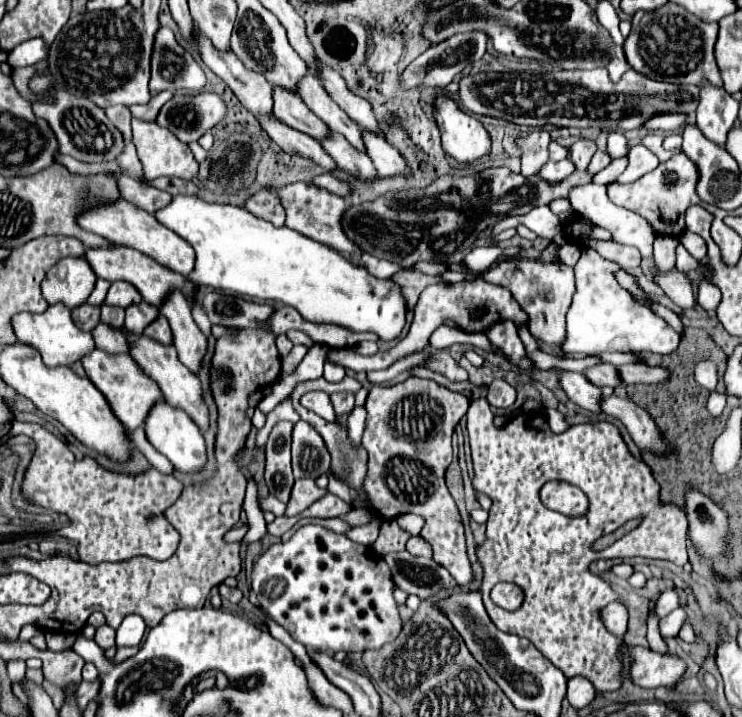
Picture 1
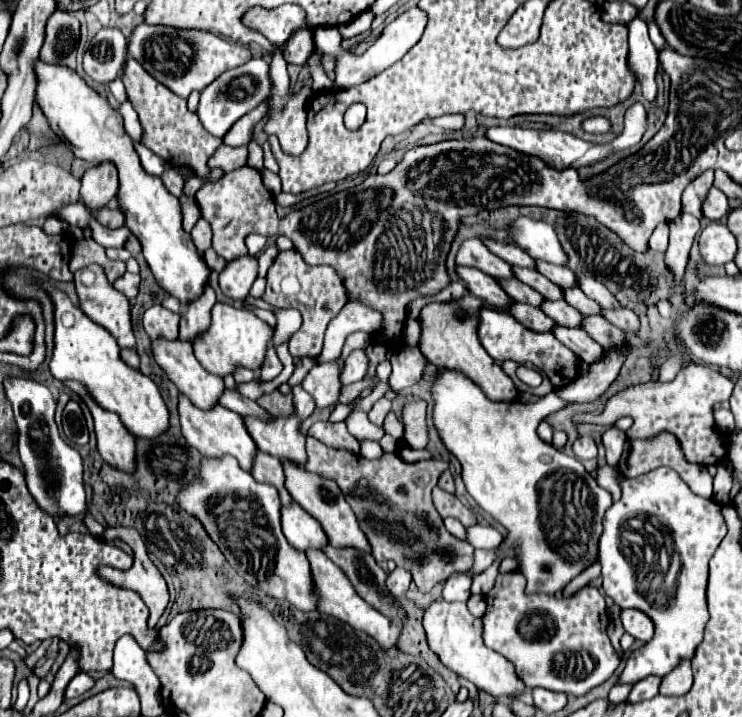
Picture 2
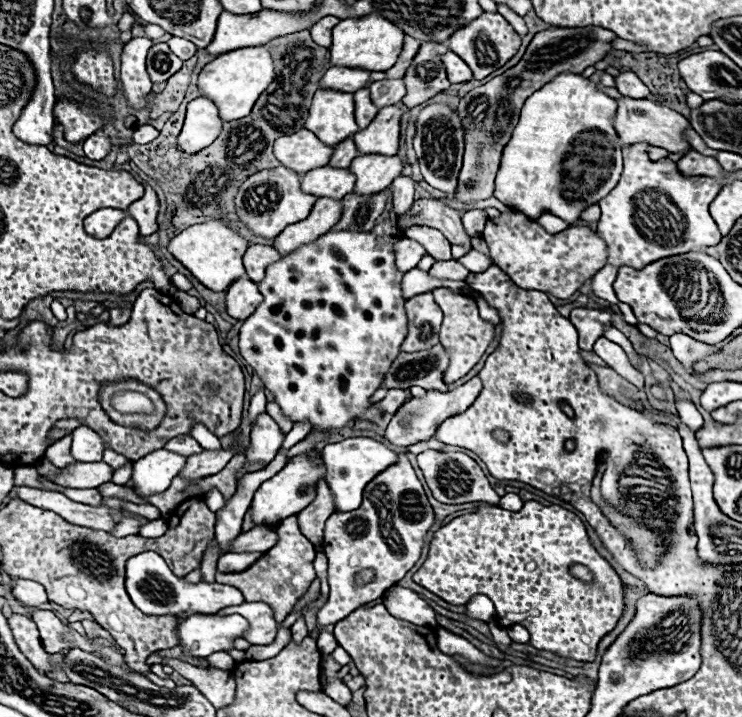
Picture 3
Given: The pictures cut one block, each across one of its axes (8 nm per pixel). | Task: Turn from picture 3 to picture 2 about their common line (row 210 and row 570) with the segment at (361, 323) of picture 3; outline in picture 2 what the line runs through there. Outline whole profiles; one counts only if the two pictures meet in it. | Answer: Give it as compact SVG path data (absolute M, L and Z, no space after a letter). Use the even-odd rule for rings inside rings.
M396 568L396 570L392 570L392 572L388 574L388 578L386 578L386 588L388 588L388 592L390 592L390 596L392 596L394 600L400 600L400 598L408 592L410 582L412 582L410 574L408 574L406 570L402 570L402 568Z

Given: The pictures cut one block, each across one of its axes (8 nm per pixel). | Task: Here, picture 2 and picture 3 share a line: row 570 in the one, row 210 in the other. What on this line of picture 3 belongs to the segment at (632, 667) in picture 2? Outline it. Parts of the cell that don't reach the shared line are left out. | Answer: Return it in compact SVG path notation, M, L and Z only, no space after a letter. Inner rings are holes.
M640 142L630 148L624 148L624 172L618 186L608 194L608 198L600 200L602 218L598 222L598 234L608 244L608 264L616 266L646 266L656 262L658 258L702 252L708 246L716 246L722 238L716 222L708 214L708 206L714 196L722 190L718 180L706 180L704 176L684 178L676 170L676 162L662 158L652 162L646 152L648 144ZM654 194L666 194L670 202L682 212L684 222L678 222L678 230L666 218Z

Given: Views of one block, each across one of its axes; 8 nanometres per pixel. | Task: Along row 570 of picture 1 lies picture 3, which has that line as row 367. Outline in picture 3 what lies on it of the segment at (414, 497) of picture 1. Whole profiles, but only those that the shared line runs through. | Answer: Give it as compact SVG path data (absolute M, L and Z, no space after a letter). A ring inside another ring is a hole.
M434 290L432 294L434 294L438 306L444 312L444 322L442 322L442 330L440 330L440 342L450 352L450 366L448 366L448 370L444 374L444 382L450 384L450 382L462 378L474 364L478 364L478 360L482 358L484 350L490 346L490 342L494 338L494 326L480 318L478 306L470 296L454 294L450 290Z

